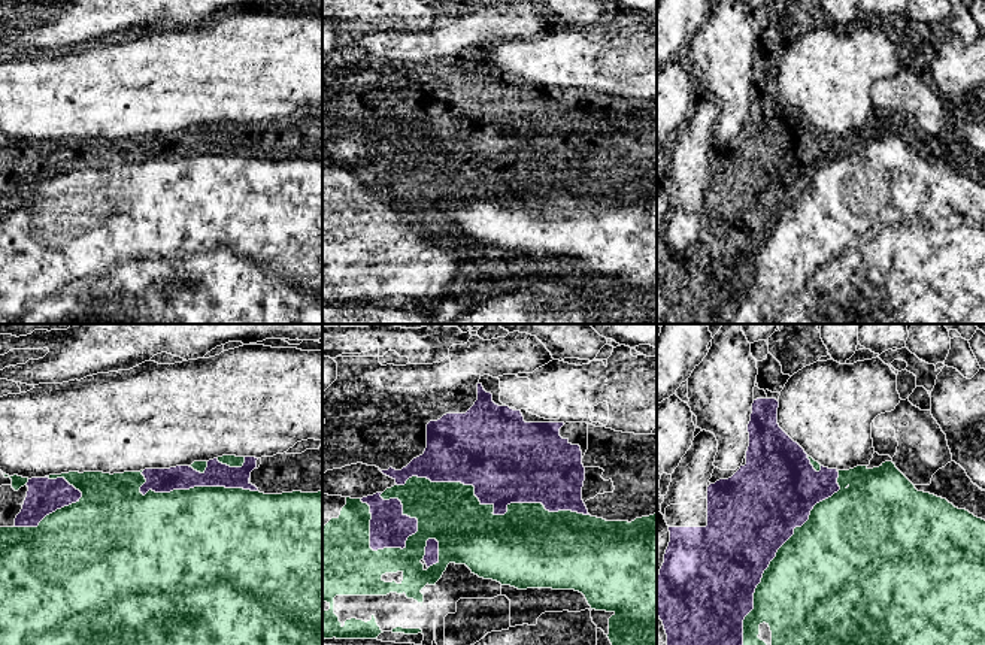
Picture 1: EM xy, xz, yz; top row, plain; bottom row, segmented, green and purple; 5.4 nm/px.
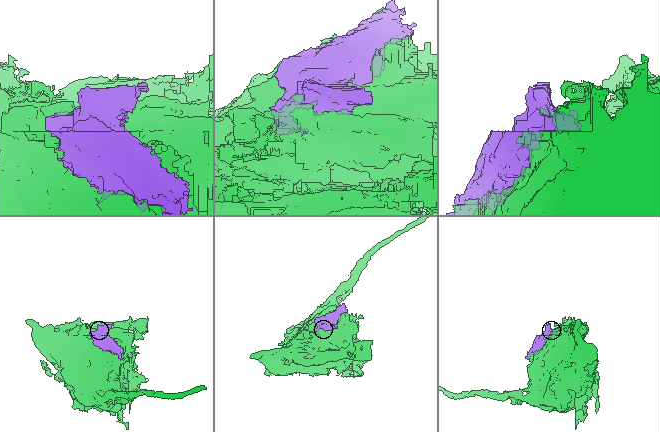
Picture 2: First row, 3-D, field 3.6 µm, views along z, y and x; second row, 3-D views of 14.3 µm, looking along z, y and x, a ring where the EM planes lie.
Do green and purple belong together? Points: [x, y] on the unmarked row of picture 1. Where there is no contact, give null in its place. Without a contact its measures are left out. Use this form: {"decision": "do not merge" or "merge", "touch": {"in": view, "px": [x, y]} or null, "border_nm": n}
{"decision": "do not merge", "touch": {"in": "xz", "px": [493, 173]}, "border_nm": 1050}

